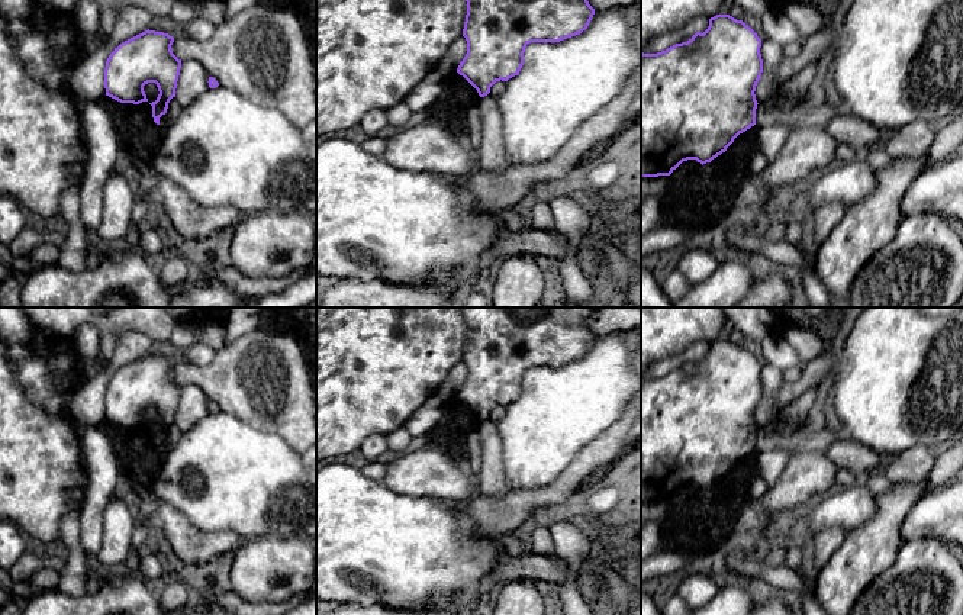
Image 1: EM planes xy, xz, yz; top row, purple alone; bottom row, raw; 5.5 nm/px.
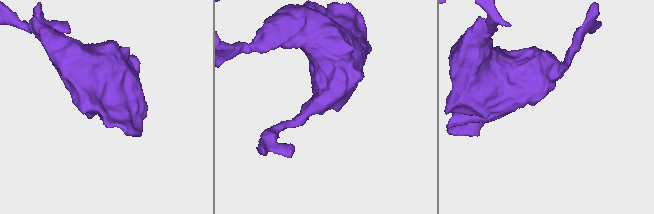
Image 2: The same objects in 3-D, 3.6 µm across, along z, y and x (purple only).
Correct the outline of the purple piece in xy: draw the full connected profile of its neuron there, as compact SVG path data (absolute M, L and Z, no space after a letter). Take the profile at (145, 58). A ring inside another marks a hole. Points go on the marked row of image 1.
M148 29L115 48L104 68L106 96L120 103L139 104L148 102L144 86L155 83L160 94L149 104L154 122L160 125L160 117L175 97L181 68L181 59L171 51L173 42L168 33Z

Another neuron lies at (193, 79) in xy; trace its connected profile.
M181 61L175 88L175 99L181 109L189 106L199 94L209 88L209 77L210 75L199 61Z

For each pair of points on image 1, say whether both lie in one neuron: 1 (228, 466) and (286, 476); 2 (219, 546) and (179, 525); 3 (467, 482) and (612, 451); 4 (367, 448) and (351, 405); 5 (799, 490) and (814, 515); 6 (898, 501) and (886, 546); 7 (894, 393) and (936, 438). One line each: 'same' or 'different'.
1: same
2: same
3: different
4: different
5: different
6: same
7: same

